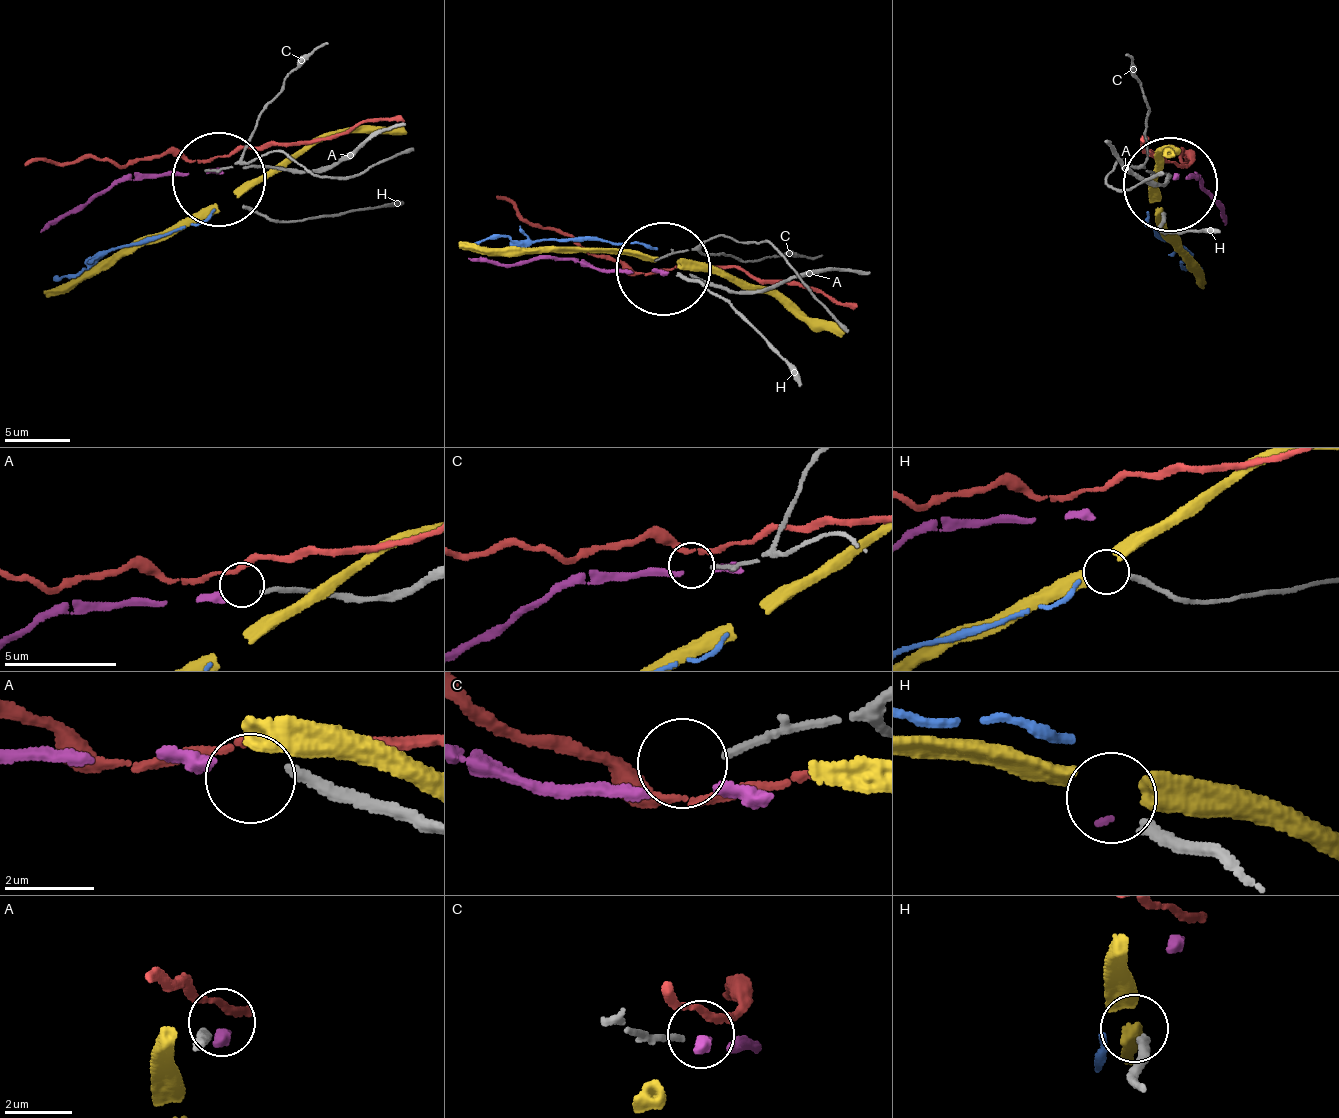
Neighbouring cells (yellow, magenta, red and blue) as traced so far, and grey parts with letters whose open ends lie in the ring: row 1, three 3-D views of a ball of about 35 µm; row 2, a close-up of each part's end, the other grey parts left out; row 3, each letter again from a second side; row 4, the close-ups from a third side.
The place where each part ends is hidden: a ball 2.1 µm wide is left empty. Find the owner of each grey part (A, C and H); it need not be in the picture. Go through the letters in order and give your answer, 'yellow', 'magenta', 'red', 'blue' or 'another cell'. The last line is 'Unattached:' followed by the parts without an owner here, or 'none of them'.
A: magenta
C: another cell
H: another cell
Unattached: C, H

